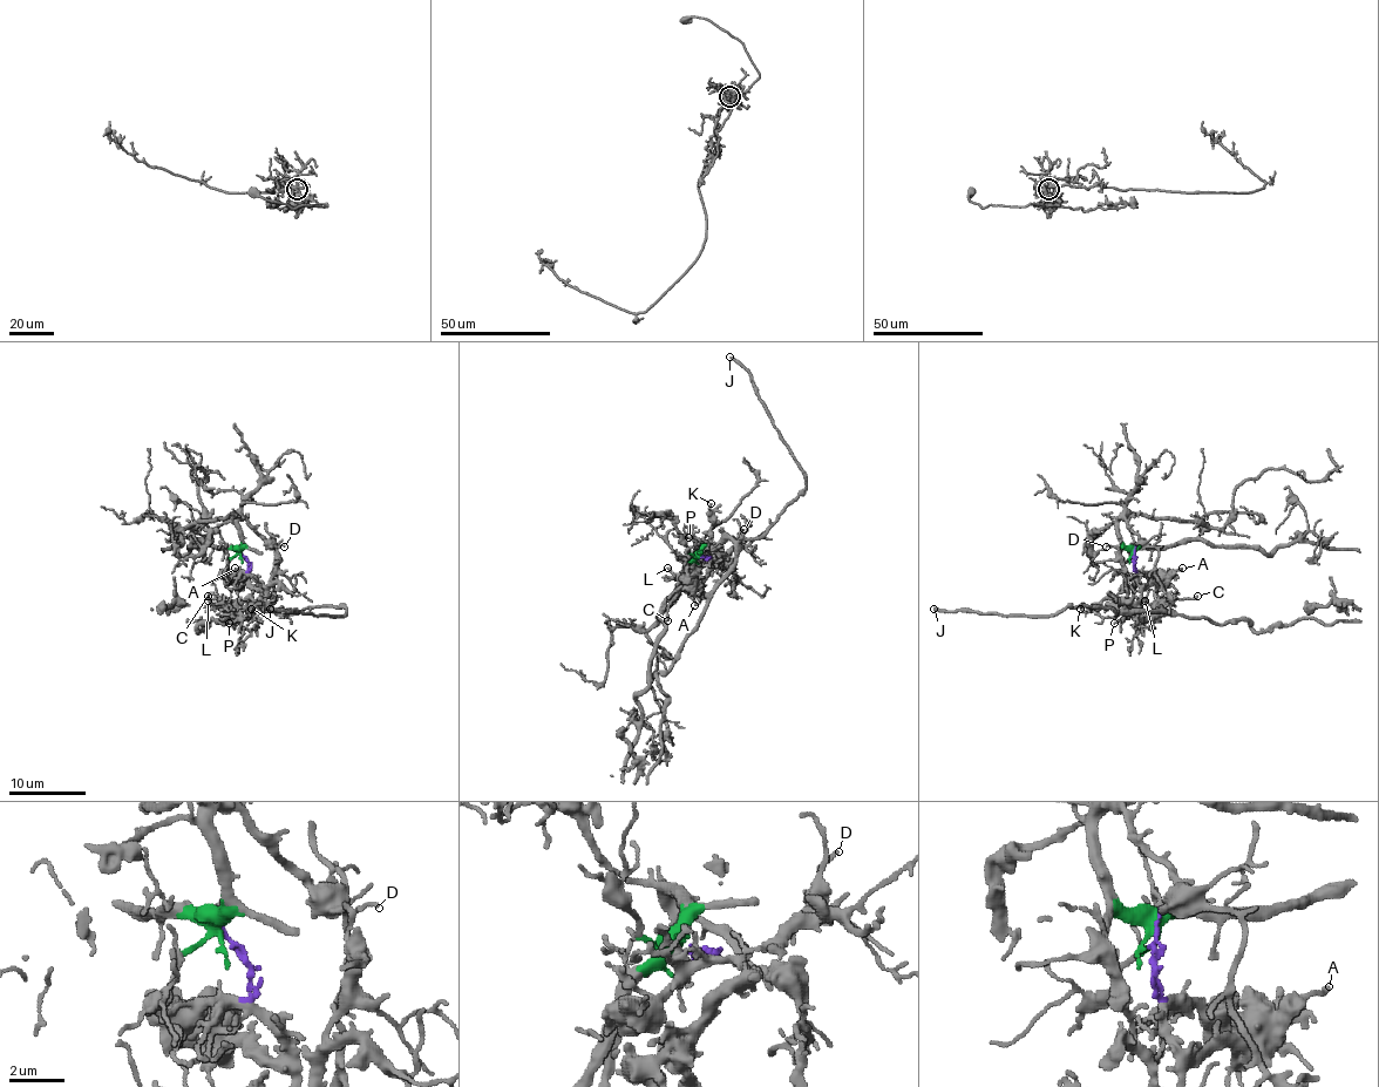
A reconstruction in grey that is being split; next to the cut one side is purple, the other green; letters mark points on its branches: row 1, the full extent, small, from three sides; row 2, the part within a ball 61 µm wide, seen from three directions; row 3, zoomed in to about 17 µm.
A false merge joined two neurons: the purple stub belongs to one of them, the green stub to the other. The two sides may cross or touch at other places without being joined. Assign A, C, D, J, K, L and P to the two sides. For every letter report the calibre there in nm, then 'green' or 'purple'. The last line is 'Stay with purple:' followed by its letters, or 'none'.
A: 160 nm thick; purple
C: 180 nm thick; purple
D: 120 nm thick; purple
J: 240 nm thick; purple
K: 90 nm thick; purple
L: 140 nm thick; purple
P: 150 nm thick; purple
Stay with purple: A, C, D, J, K, L, P

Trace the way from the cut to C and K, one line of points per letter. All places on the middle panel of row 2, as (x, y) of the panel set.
C: (701, 556), (707, 557), (691, 572), (688, 563), (686, 581), (667, 609), (667, 620)
K: (701, 556), (725, 556), (710, 544), (712, 504)

